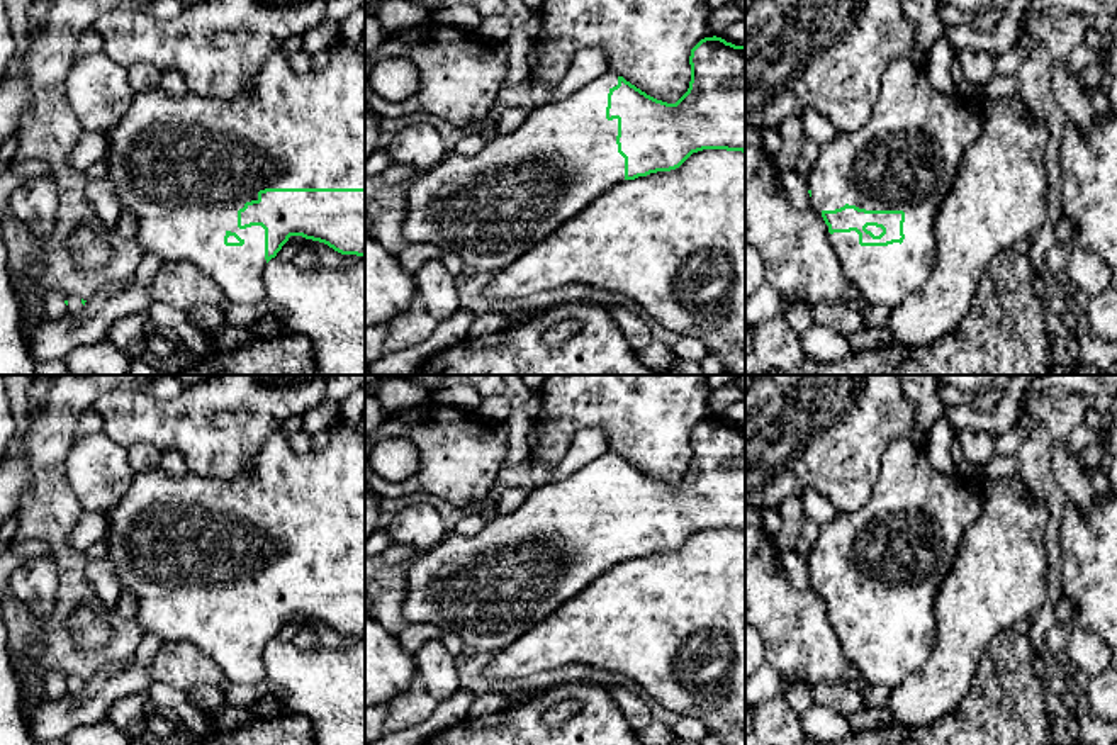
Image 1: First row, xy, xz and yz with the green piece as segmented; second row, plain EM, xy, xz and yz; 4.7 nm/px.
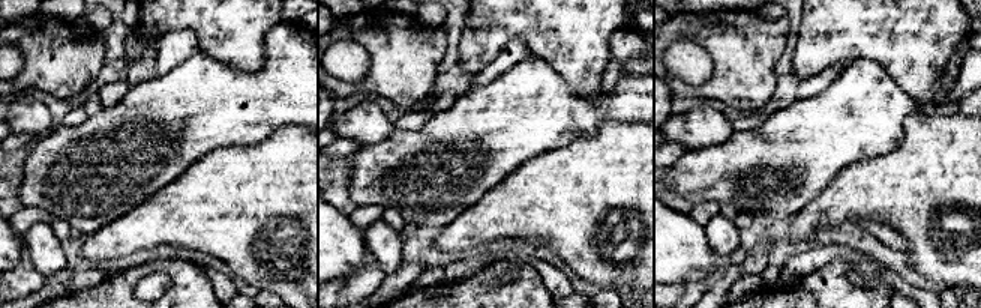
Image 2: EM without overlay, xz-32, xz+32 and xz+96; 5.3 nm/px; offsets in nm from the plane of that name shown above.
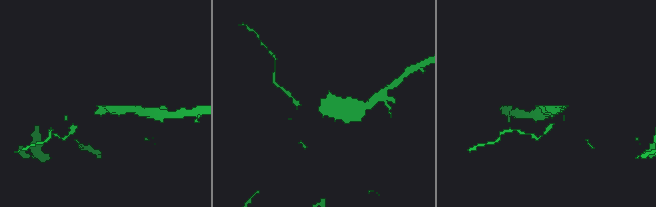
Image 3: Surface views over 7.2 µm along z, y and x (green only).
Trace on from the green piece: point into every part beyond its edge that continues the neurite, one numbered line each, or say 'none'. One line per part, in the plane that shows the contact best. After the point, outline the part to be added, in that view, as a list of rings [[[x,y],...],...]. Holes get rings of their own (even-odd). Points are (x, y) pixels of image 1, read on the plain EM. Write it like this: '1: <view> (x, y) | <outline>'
1: xy (184, 547) | [[[365,412],[356,424],[336,423],[329,428],[329,440],[326,446],[317,453],[297,453],[289,443],[289,434],[285,433],[289,426],[273,431],[256,458],[251,463],[250,477],[238,477],[233,480],[209,479],[197,475],[194,472],[185,472],[182,477],[168,475],[161,467],[154,467],[144,472],[138,472],[131,482],[126,496],[105,513],[109,519],[109,529],[105,541],[109,545],[107,557],[114,563],[115,575],[119,579],[121,589],[129,591],[138,599],[136,623],[143,633],[156,635],[161,643],[168,641],[188,641],[202,650],[212,662],[217,664],[221,672],[226,675],[227,682],[241,686],[255,686],[265,681],[265,664],[263,648],[265,640],[265,609],[261,606],[251,606],[246,609],[238,608],[238,591],[244,587],[246,582],[258,580],[258,572],[265,569],[365,569]],[[226,613],[236,613],[244,625],[243,626],[226,626]]]

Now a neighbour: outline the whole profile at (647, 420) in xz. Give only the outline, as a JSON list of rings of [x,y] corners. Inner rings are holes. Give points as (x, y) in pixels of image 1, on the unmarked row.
[[[550,375],[538,392],[542,406],[528,436],[531,467],[557,465],[579,431],[598,428],[609,451],[657,480],[676,484],[689,468],[691,429],[713,417],[708,375]]]

